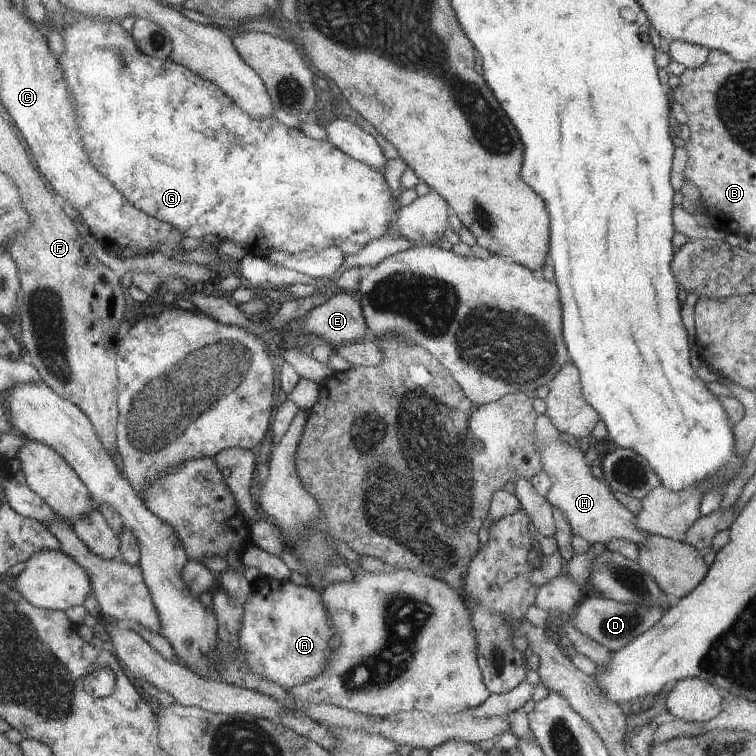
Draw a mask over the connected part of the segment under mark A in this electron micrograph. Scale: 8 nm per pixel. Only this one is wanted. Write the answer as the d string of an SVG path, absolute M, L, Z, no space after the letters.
M259 574L250 588L250 596L243 606L242 626L238 632L238 648L242 650L248 668L286 691L322 674L326 662L332 658L330 639L334 632L322 606L321 588L316 584L296 586L290 579L278 581Z

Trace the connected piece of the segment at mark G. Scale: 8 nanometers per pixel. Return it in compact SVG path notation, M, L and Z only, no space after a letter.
M86 17L76 20L71 25L66 25L61 30L61 35L64 39L64 54L57 57L57 61L70 91L69 97L73 102L79 133L90 162L102 176L110 180L114 188L123 194L123 197L130 204L144 212L145 215L171 224L190 242L195 243L204 240L207 236L214 235L221 242L240 244L247 254L262 258L266 258L274 251L295 255L308 249L319 251L336 247L342 251L344 258L346 258L361 251L371 240L384 235L388 224L396 218L399 210L396 201L397 193L390 190L380 171L371 169L367 164L344 154L330 141L319 141L306 136L300 128L290 128L274 116L253 119L227 94L224 94L216 84L204 80L201 76L194 74L185 66L172 62L169 58L162 60L145 55L137 47L131 33L122 28L118 21Z

